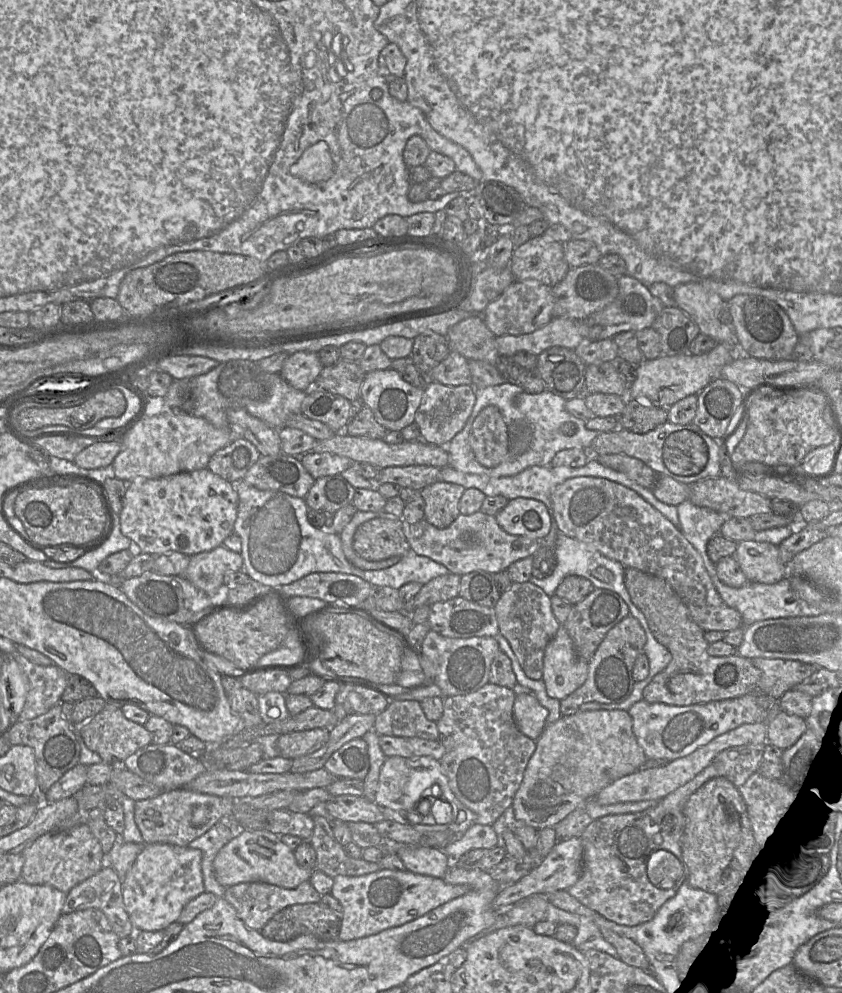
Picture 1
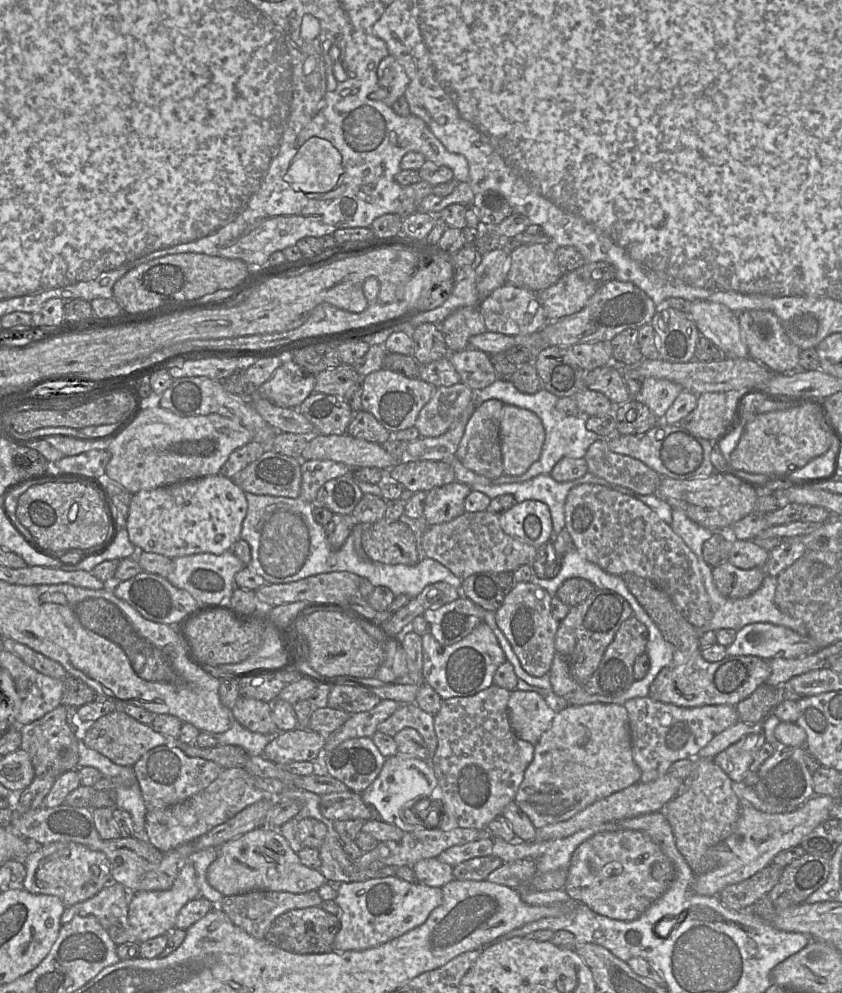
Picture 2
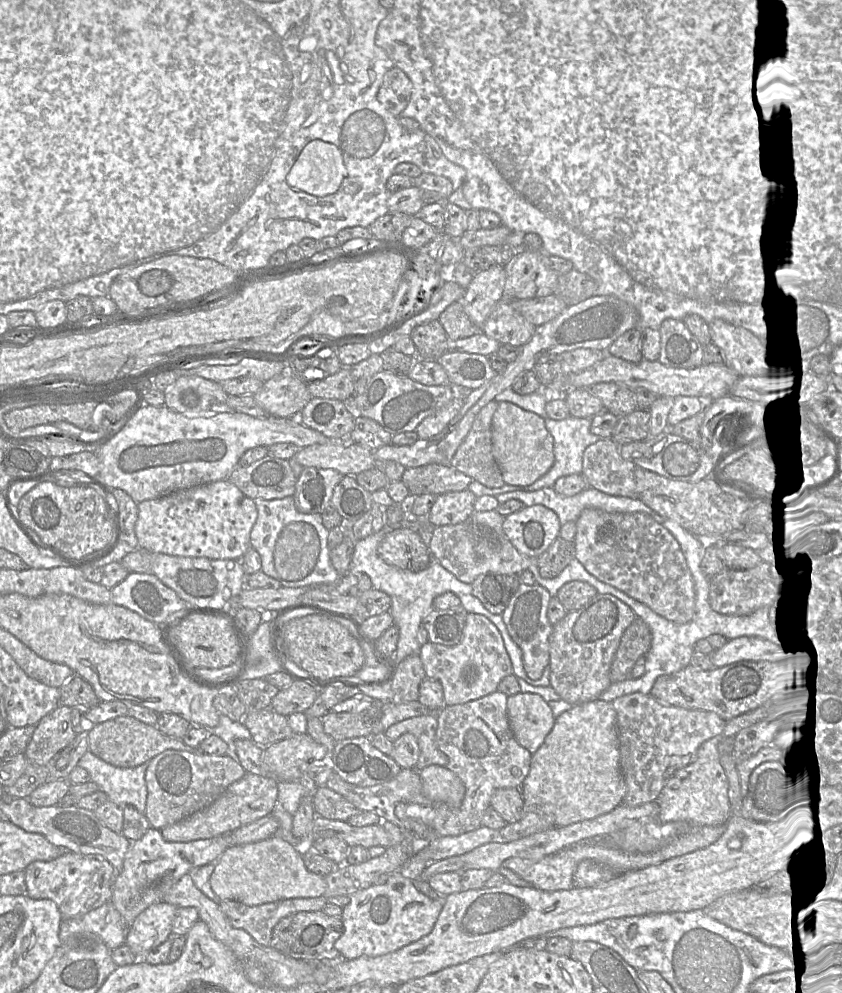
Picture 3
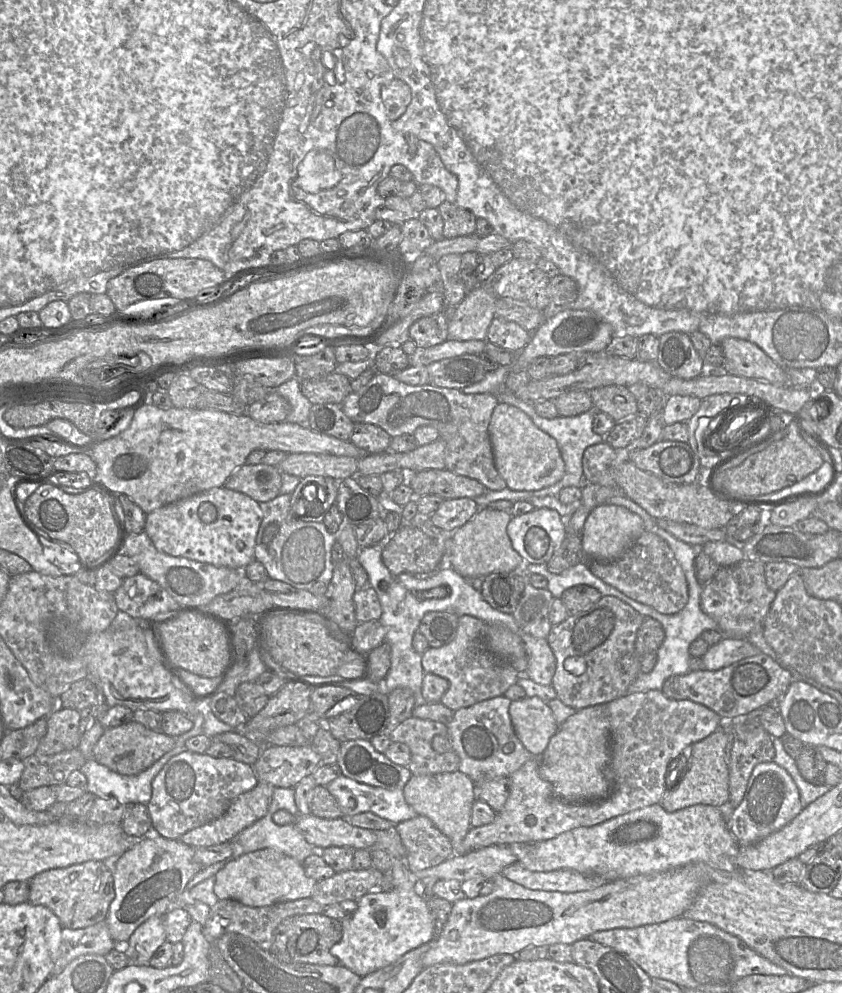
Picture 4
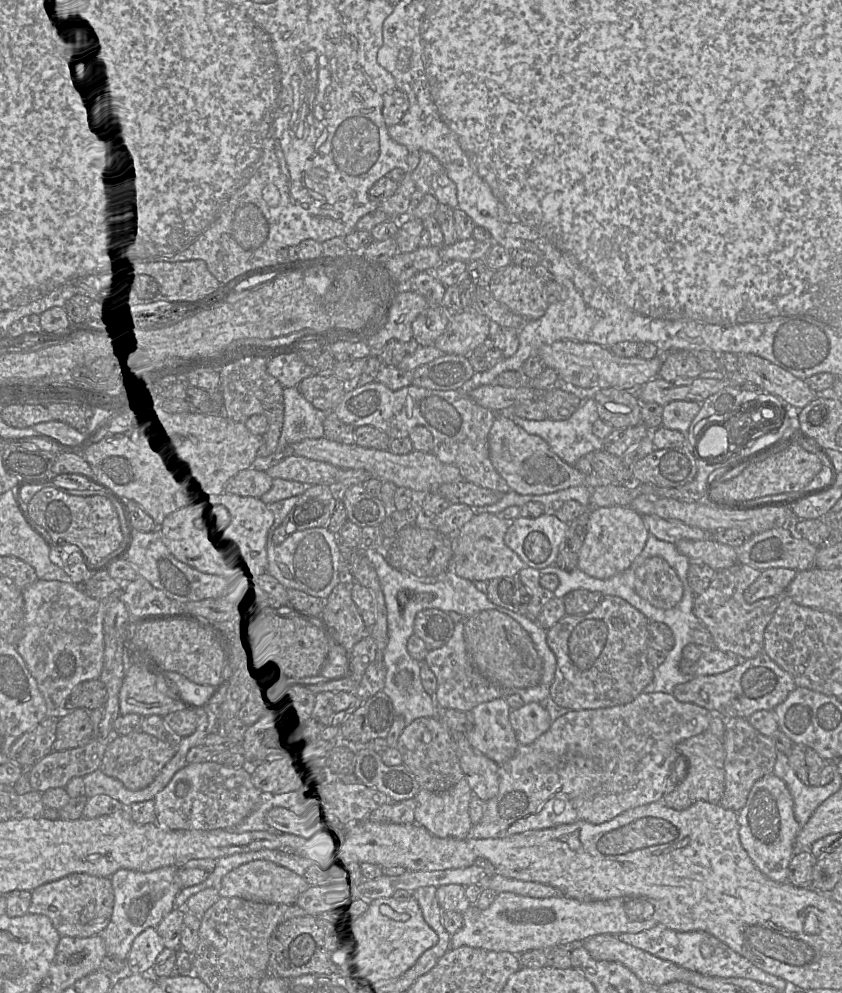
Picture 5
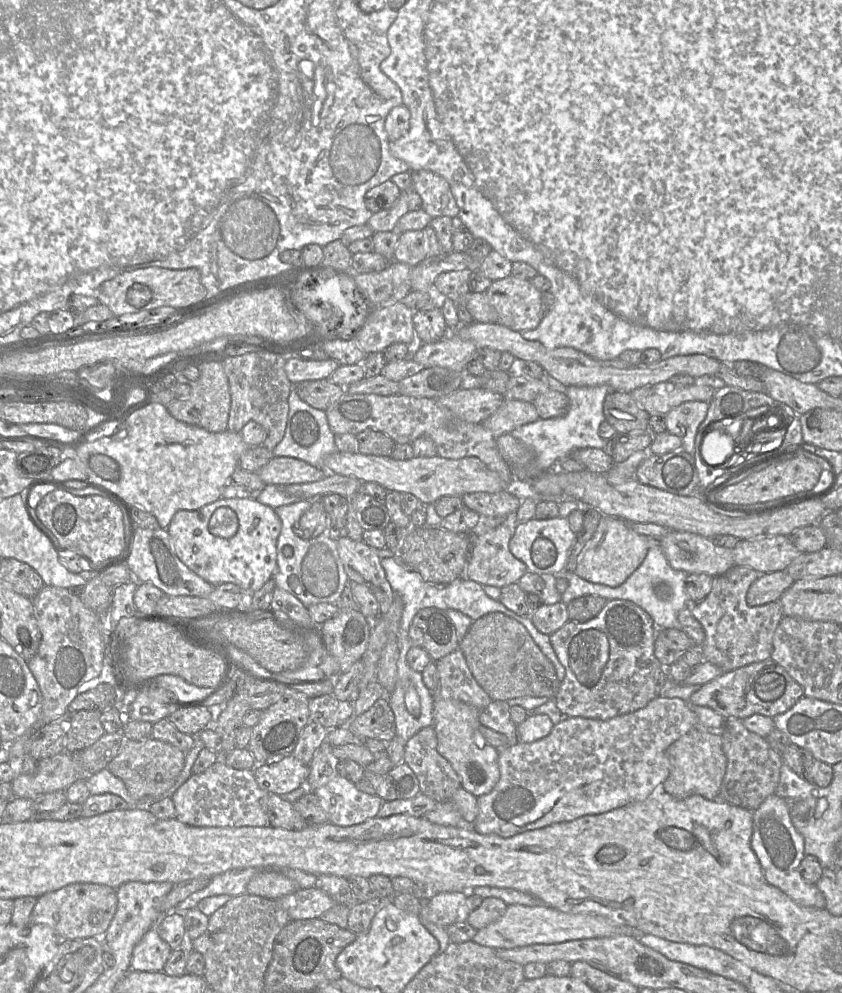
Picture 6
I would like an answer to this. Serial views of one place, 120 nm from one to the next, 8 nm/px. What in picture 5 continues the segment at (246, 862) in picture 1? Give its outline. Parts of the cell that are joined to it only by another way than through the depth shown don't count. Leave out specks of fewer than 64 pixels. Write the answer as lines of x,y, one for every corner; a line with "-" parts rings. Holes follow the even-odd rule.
255,860
227,873
222,878
219,892
221,897
239,897
265,903
294,904
298,896
312,886
308,876
297,874
271,861

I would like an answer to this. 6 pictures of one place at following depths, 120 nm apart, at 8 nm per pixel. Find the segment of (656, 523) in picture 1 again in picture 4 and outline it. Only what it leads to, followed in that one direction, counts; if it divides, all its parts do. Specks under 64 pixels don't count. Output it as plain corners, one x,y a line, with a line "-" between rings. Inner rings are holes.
649,529
618,559
610,562
589,561
589,569
605,583
662,614
675,614
687,604
688,583
681,566
666,541

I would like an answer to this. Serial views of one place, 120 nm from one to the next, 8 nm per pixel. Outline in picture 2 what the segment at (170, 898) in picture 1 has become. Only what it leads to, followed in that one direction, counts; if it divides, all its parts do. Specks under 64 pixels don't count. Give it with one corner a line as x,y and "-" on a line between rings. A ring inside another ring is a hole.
188,861
181,864
178,876
170,889
132,893
128,904
130,941
140,944
157,936
167,935
175,928
177,915
182,907
199,896
200,889
197,885
196,871

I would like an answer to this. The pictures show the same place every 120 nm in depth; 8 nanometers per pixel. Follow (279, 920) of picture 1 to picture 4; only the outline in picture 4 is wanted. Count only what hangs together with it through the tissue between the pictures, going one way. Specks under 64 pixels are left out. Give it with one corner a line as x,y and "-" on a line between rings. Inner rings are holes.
322,913
291,916
284,919
274,930
273,944
270,952
283,963
307,963
336,966
340,965
340,962
331,954
330,949
341,940
342,936
343,927
341,920
327,917

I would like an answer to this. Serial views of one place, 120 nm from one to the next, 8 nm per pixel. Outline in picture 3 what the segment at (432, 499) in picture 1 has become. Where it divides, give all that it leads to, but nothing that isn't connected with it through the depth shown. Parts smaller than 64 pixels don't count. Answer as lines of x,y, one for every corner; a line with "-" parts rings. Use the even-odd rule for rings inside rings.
469,489
440,494
426,516
432,526
455,525
473,515
476,496

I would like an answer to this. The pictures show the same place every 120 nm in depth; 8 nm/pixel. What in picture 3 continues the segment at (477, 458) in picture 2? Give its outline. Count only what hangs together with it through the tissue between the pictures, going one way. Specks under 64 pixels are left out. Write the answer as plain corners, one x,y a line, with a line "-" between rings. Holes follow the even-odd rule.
492,400
481,408
450,463
451,467
489,488
505,484
492,450
492,419
497,407
498,403

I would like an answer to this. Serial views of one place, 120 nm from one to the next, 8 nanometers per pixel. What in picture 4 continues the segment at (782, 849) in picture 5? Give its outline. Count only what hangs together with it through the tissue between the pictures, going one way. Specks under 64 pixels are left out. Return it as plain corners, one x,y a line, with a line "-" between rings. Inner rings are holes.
774,761
763,762
754,767
744,797
731,815
729,829
740,846
751,845
787,825
802,809
799,789
791,775

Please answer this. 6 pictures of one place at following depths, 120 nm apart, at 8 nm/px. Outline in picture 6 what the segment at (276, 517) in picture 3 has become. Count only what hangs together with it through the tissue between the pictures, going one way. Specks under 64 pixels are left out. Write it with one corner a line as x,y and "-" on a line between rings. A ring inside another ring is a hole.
300,500
274,509
282,527
277,539
277,569
273,579
277,587
295,596
306,607
318,603
339,604
349,578
337,551
336,538
329,533
312,539
298,536
299,520
312,503
313,500

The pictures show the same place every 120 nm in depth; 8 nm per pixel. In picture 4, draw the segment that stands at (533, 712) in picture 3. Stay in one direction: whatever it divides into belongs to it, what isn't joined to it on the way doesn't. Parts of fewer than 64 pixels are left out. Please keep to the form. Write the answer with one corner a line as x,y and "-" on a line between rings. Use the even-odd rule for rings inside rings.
526,696
511,701
509,715
520,742
539,757
559,727
548,703
536,696

